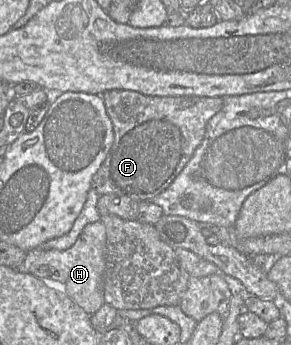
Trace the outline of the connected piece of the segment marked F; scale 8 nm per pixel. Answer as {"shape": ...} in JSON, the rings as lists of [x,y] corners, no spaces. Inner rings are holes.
{"shape":[[[111,90],[101,95],[114,129],[114,143],[93,178],[92,187],[100,194],[129,196],[138,202],[151,201],[174,181],[204,139],[209,120],[223,105],[223,97],[148,96],[132,90]]]}

